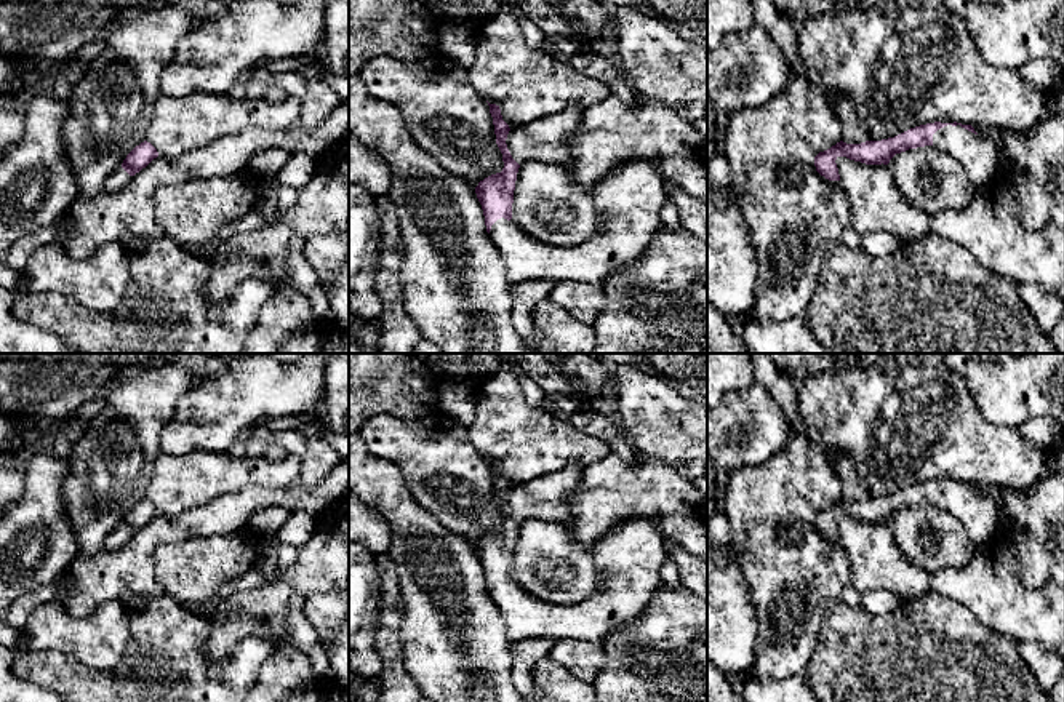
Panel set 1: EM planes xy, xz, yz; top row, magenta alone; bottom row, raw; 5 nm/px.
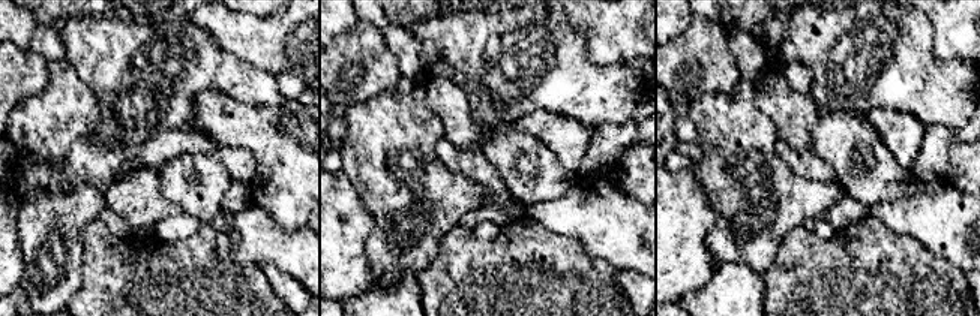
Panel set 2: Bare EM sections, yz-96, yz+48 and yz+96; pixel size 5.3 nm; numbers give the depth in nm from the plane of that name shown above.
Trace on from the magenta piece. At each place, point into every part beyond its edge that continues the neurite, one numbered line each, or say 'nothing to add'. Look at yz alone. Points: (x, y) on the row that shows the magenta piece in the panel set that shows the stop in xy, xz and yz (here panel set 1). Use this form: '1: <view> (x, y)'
1: yz (978, 157)

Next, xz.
1: xz (629, 199)

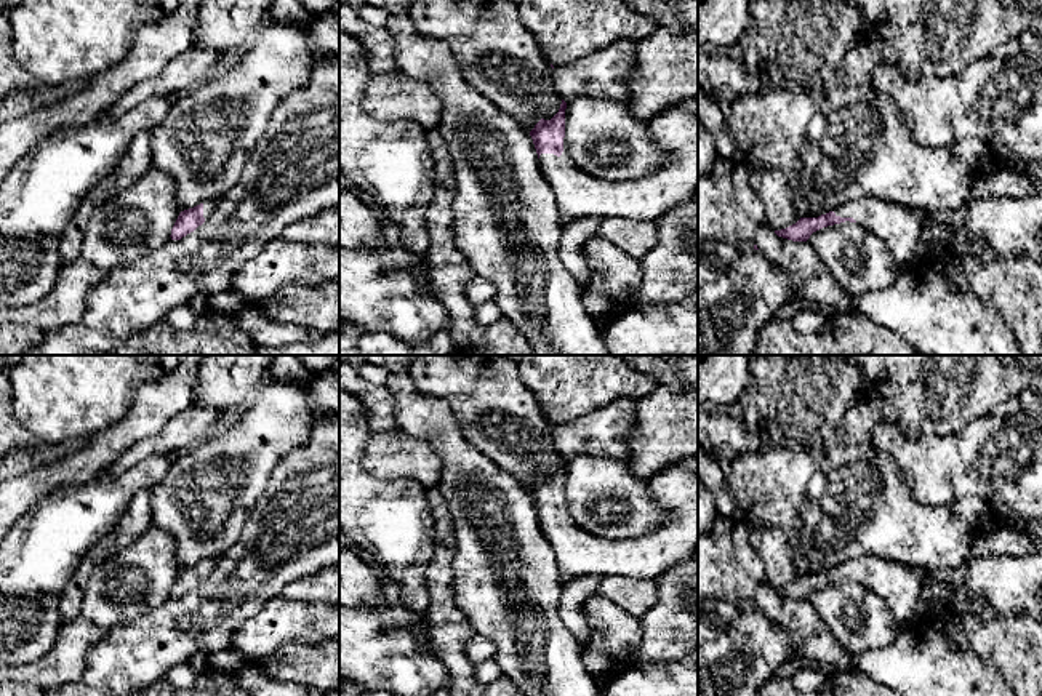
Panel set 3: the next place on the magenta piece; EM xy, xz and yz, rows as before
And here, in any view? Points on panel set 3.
1: xz (578, 194)

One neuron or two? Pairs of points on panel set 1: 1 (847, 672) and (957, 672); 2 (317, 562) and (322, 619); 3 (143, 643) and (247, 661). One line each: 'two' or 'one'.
1: one
2: two
3: one

